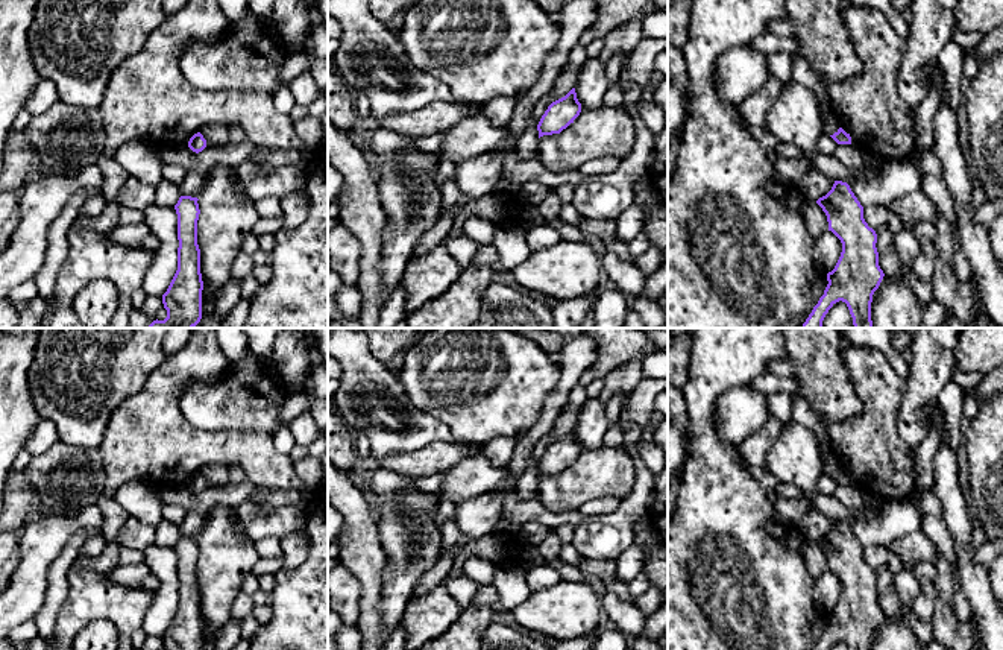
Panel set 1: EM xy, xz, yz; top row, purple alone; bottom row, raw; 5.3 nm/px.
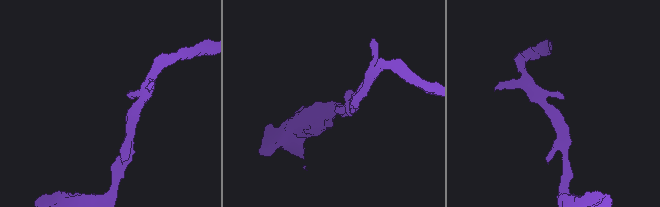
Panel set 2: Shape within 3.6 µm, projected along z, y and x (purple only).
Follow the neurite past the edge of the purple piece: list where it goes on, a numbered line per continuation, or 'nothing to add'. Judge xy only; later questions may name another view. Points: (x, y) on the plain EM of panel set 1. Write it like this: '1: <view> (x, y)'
nothing to add

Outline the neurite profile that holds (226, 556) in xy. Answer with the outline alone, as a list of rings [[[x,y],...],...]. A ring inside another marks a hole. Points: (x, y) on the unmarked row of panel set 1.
[[[214,506],[199,536],[197,585],[203,629],[219,633],[231,606],[258,562],[255,539],[241,535],[229,506]]]

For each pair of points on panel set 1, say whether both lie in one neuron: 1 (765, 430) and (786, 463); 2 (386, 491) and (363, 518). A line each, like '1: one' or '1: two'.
1: two
2: two

